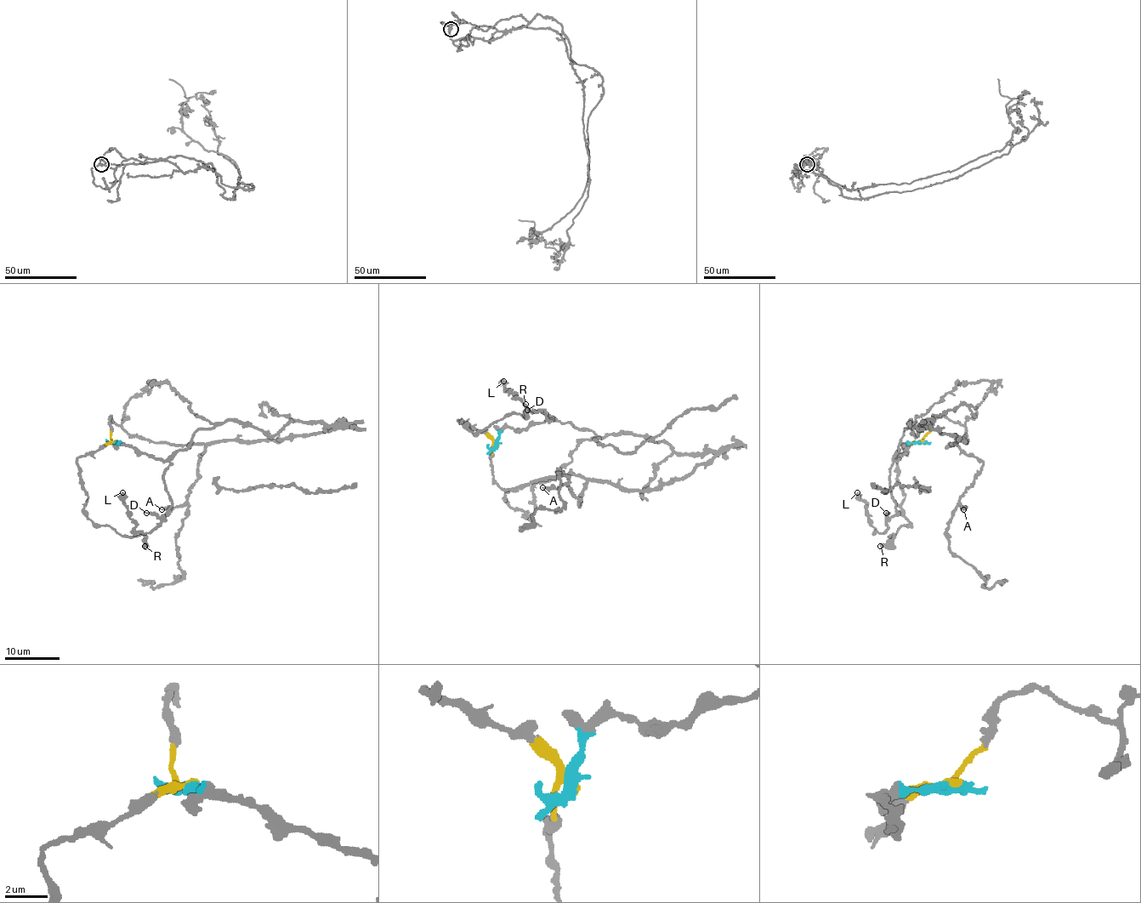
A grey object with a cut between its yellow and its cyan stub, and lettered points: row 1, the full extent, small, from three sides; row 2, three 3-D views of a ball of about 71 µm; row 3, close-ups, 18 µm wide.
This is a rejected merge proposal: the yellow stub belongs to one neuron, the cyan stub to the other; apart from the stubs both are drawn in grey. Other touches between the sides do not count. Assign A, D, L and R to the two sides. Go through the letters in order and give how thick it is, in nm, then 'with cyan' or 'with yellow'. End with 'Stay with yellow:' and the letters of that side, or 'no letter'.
A: 360 nm | with yellow
D: 360 nm | with cyan
L: 360 nm | with cyan
R: 360 nm | with yellow
Stay with yellow: A, R

